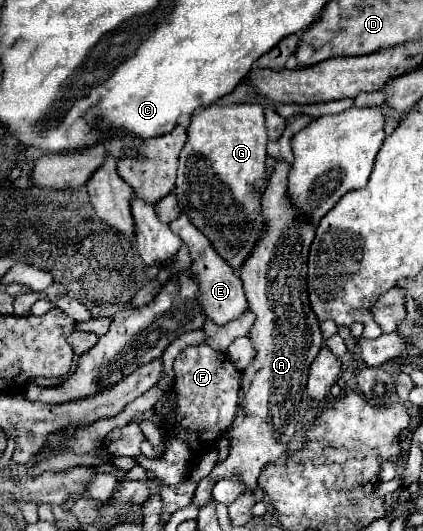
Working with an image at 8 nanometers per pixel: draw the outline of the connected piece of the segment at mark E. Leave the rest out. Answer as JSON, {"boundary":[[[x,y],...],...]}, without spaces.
{"boundary":[[[179,216],[179,220],[175,220],[171,226],[171,232],[175,232],[183,244],[187,244],[189,254],[191,254],[191,276],[195,278],[195,282],[199,284],[197,290],[197,302],[203,306],[203,312],[207,314],[209,320],[213,320],[215,324],[227,324],[229,320],[239,318],[245,310],[247,310],[247,298],[243,294],[243,286],[239,276],[231,270],[231,266],[211,248],[209,240],[203,236],[201,230],[197,230],[187,216]]]}

